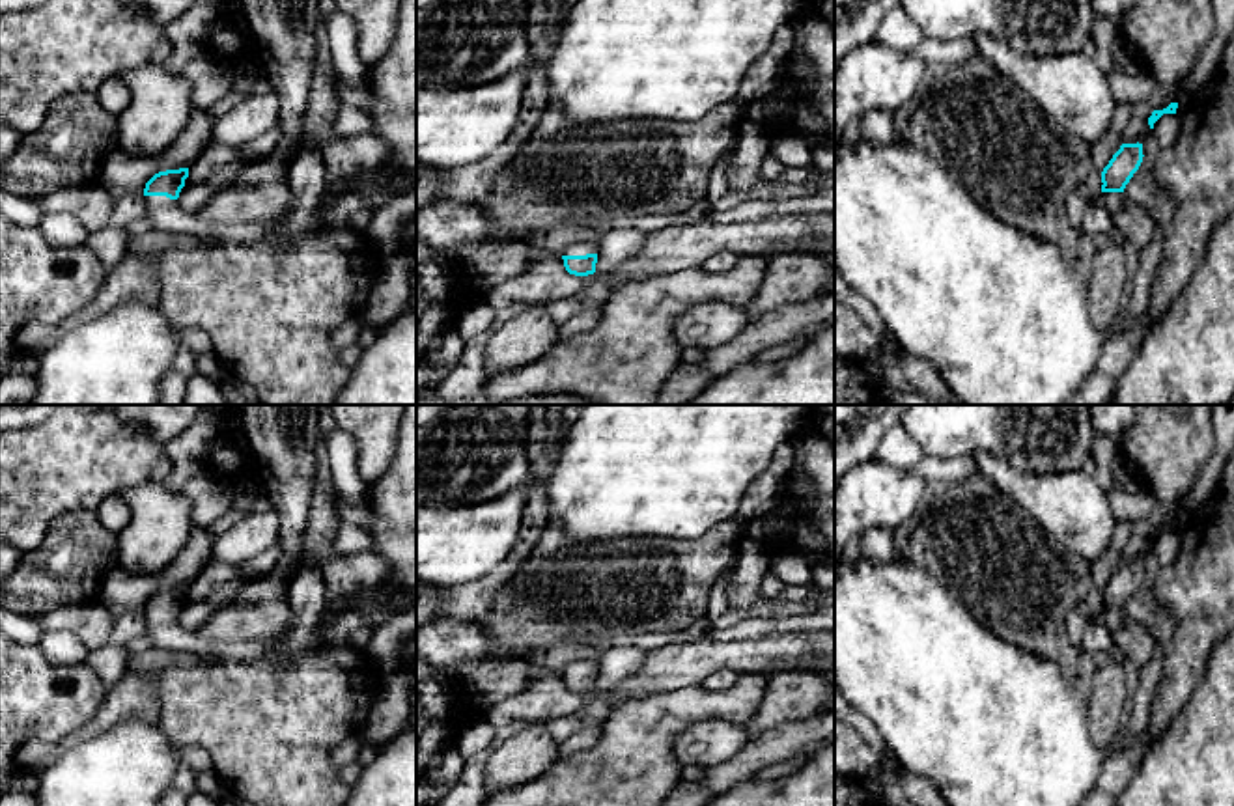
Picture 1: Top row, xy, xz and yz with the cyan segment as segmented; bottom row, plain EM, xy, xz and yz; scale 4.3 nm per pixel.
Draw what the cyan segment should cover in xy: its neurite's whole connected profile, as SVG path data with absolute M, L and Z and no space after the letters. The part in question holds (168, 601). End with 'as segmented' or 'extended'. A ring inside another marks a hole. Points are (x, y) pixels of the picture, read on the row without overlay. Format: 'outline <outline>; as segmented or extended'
outline M179 586L159 590L146 601L146 636L153 642L153 649L215 653L222 660L252 662L276 646L276 640L213 642L183 629L177 616L187 595L189 586Z; extended

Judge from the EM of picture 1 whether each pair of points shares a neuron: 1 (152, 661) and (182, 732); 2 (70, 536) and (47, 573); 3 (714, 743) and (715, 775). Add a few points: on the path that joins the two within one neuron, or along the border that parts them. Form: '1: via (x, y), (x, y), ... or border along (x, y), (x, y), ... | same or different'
1: border along (204, 665), (167, 665), (161, 670) | different
2: via (70, 545), (70, 551), (56, 564) | same
3: border along (749, 737), (734, 754), (706, 769) | different

